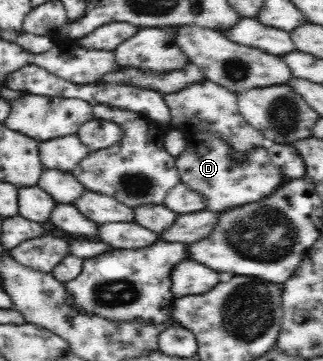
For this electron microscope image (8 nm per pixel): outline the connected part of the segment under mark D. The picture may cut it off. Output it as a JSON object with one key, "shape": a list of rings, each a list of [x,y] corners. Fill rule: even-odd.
{"shape":[[[208,131],[192,134],[188,138],[187,149],[176,157],[176,169],[182,178],[180,182],[202,194],[206,200],[206,209],[217,213],[269,198],[285,181],[280,169],[271,163],[264,148],[252,152],[247,159],[236,162],[236,159],[230,157],[226,139],[222,139],[218,133]]]}

